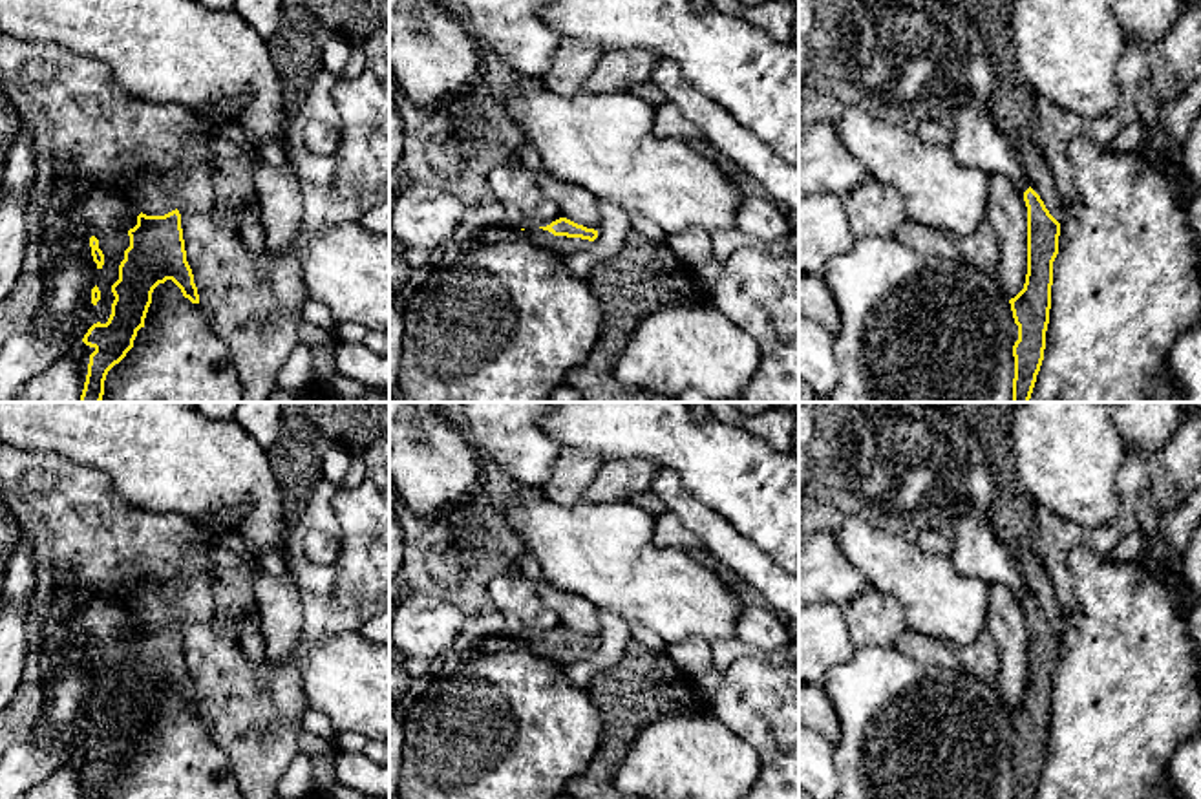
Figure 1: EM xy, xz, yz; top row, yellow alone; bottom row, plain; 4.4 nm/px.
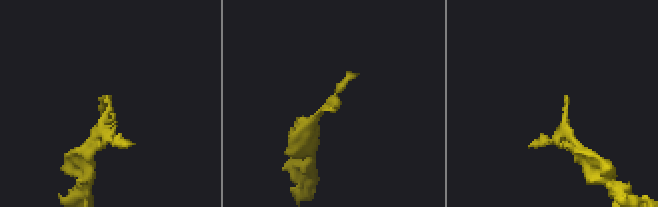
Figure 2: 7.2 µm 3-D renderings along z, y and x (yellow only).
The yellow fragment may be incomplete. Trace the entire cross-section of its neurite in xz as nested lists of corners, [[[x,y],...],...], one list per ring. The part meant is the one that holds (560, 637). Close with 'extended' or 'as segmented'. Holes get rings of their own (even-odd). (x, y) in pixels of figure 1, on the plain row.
[[[559,627],[547,636],[526,634],[523,647],[567,667],[587,660],[598,647],[598,640],[578,634],[567,627]]] | extended

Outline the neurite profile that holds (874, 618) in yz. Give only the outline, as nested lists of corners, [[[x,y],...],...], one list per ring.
[[[870,585],[848,605],[843,607],[854,645],[859,647],[896,647],[907,623],[901,605]]]

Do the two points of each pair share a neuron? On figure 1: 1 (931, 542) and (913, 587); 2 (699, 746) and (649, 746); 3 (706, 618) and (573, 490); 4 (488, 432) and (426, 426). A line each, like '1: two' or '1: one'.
1: two
2: one
3: two
4: two

